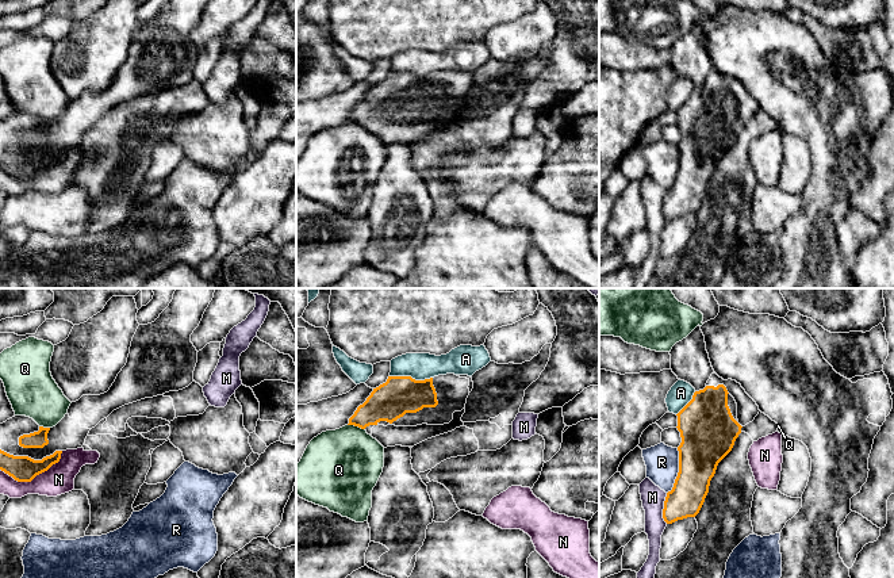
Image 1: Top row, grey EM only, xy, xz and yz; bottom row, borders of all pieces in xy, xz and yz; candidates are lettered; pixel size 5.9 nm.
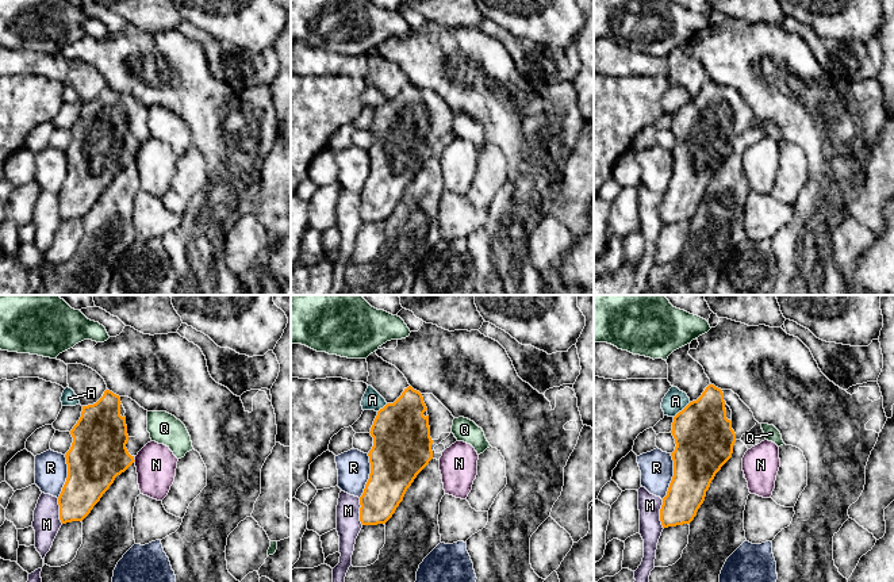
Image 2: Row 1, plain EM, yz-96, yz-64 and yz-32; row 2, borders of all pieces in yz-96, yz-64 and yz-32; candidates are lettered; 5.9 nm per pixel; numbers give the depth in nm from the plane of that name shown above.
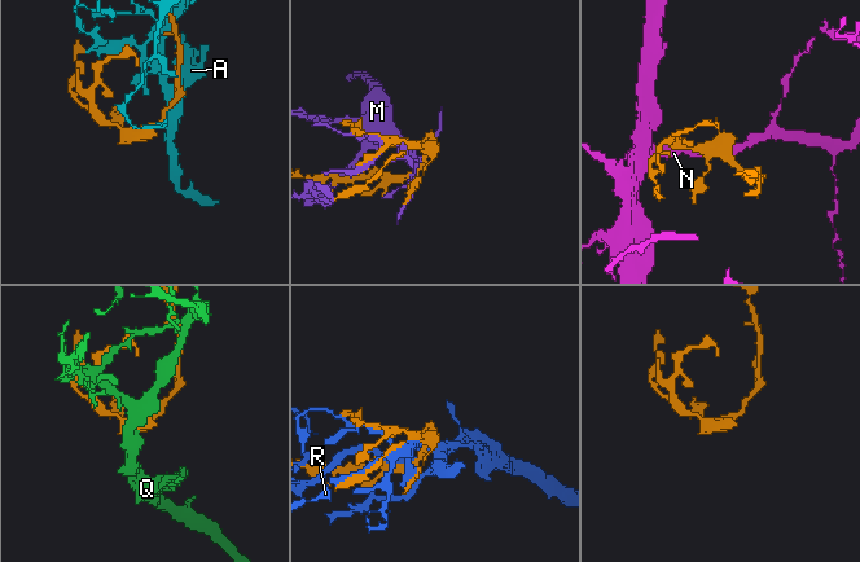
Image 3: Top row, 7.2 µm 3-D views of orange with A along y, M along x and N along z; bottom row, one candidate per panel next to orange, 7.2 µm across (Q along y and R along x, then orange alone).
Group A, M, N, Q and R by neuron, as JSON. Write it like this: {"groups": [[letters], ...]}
{"groups": [["A"], ["M"], ["N"], ["Q"], ["R"]]}

